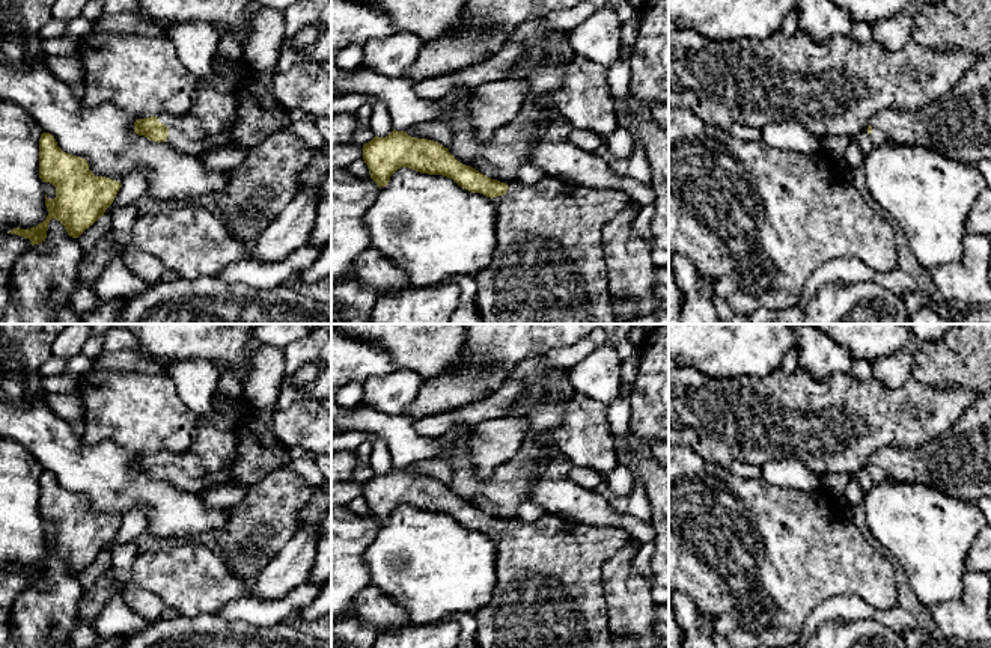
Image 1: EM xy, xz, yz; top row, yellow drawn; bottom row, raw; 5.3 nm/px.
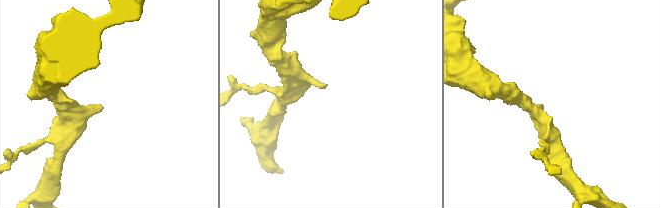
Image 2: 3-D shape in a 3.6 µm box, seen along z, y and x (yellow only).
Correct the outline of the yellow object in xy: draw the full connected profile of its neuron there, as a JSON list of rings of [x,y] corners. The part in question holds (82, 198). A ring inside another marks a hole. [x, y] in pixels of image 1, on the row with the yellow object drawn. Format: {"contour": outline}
{"contour": [[[42,133],[39,139],[39,178],[42,182],[50,182],[56,187],[54,199],[48,199],[45,194],[45,206],[48,211],[47,219],[30,229],[15,228],[8,232],[29,238],[32,246],[45,241],[48,223],[53,219],[65,226],[69,237],[78,238],[87,228],[104,215],[120,188],[119,181],[105,176],[95,176],[89,169],[87,160],[63,152],[57,146],[54,136],[50,133]]]}

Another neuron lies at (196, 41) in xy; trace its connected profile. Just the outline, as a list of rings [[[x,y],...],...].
[[[203,21],[164,24],[167,38],[176,48],[182,63],[197,77],[205,78],[212,72],[212,56],[221,32]]]

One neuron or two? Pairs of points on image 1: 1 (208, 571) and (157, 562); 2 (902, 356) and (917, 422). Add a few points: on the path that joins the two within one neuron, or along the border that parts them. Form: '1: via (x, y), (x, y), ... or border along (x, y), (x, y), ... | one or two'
1: via (196, 571), (169, 571) | one
2: border along (910, 375), (896, 388), (887, 388), (872, 377) | two

